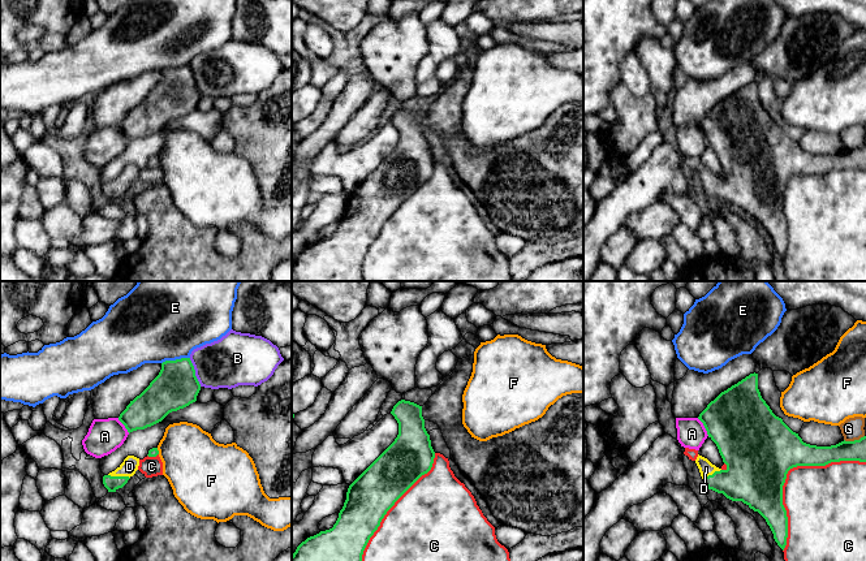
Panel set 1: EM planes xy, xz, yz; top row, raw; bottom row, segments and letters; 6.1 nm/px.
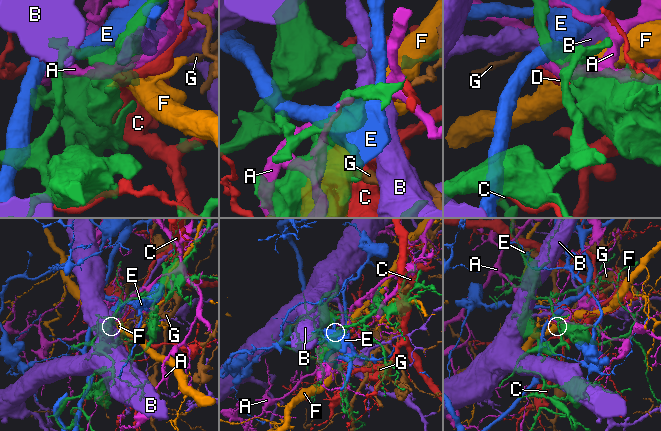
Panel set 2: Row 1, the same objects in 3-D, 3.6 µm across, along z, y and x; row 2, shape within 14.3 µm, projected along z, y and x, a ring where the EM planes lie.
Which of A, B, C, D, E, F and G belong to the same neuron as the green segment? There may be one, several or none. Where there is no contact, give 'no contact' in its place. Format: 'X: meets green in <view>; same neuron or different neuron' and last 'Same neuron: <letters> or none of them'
A: meets green in yz; different neuron
B: meets green in xy; different neuron
C: meets green in yz; different neuron
D: meets green in xy; same neuron
E: meets green in xy; different neuron
F: meets green in xy; different neuron
G: meets green in yz; different neuron
Same neuron: D

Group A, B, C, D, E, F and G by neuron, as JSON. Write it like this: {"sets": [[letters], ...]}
{"sets": [["A"], ["B"], ["C"], ["D"], ["E"], ["F"], ["G"]]}

